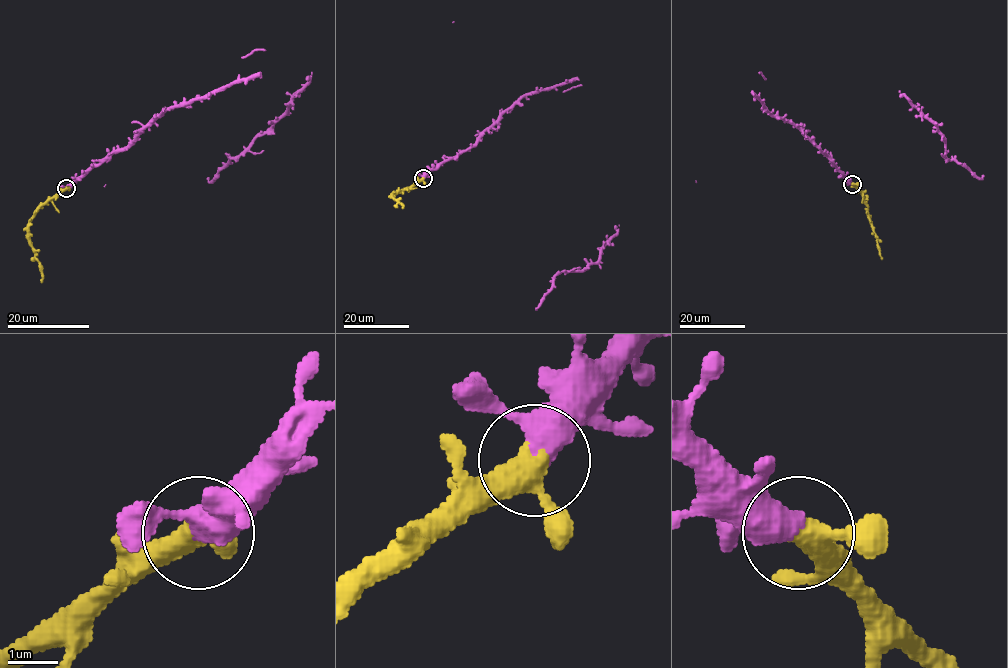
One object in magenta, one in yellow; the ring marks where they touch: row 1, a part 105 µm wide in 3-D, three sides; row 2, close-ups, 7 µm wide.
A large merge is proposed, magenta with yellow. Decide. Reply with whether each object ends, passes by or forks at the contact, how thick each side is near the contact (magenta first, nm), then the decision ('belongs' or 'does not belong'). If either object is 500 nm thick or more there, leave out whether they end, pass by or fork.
magenta passes by; yellow passes by; 420 nm thick on the magenta side, 400 nm on the other; belongs

